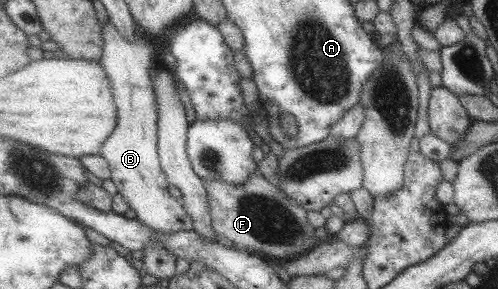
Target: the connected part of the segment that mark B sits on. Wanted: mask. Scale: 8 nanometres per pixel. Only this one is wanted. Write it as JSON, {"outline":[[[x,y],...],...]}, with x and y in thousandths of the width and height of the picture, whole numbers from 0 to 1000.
{"outline":[[[221,80],[211,83],[203,104],[209,163],[201,218],[209,249],[225,287],[225,332],[229,336],[231,377],[237,381],[237,419],[221,474],[205,495],[199,536],[207,540],[221,578],[221,619],[229,633],[239,675],[255,699],[255,709],[269,730],[271,758],[309,792],[313,806],[351,806],[353,799],[380,799],[386,792],[384,754],[371,737],[363,706],[335,657],[337,626],[323,592],[315,529],[315,415],[317,381],[311,356],[309,308],[301,263],[303,170],[307,156],[289,125],[275,128],[269,142],[255,142]]]}

